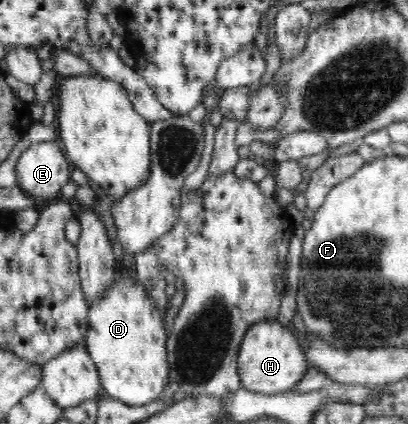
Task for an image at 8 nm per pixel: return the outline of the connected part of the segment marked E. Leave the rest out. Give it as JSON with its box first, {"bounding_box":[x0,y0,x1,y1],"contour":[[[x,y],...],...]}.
{"bounding_box":[17,141,72,199],"contour":[[[58,141],[33,143],[17,159],[17,185],[37,199],[53,199],[72,181],[70,161]]]}

